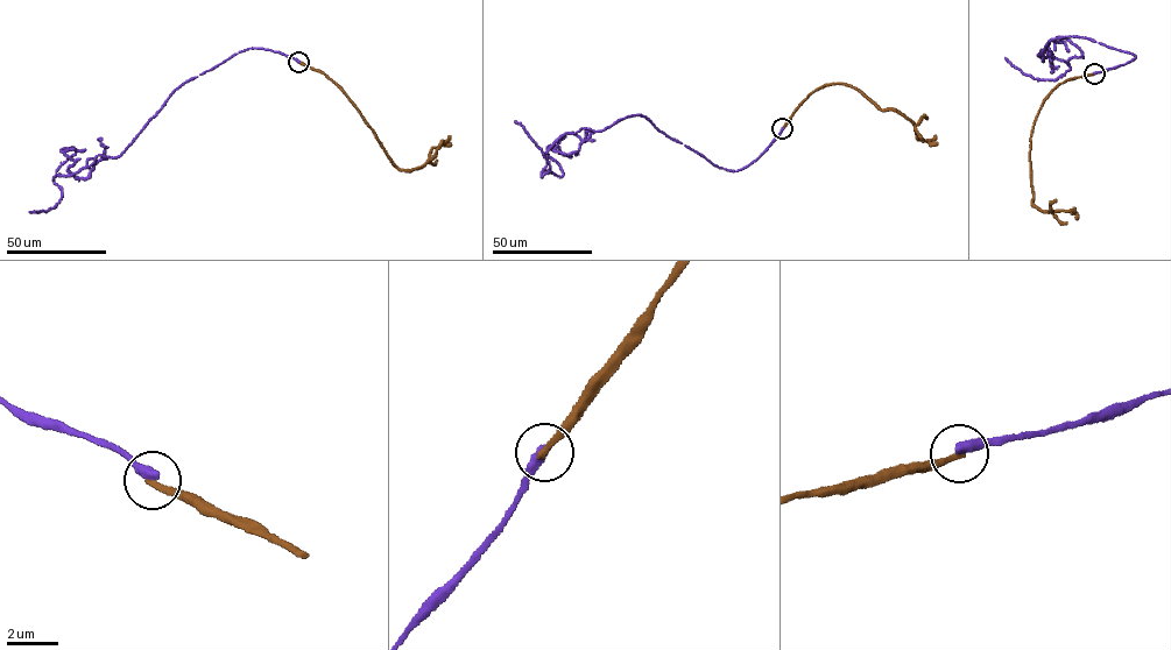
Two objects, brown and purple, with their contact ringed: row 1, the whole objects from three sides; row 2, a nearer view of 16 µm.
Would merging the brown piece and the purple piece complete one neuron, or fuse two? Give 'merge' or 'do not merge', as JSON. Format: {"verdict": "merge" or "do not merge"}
{"verdict": "do not merge"}

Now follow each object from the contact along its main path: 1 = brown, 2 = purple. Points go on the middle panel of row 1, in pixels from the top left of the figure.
1: (782, 128), (809, 94), (841, 83), (880, 110), (896, 110), (914, 125), (916, 139), (936, 135)
2: (782, 128), (733, 171), (649, 119), (628, 117), (561, 135), (542, 177), (547, 157), (515, 120)

